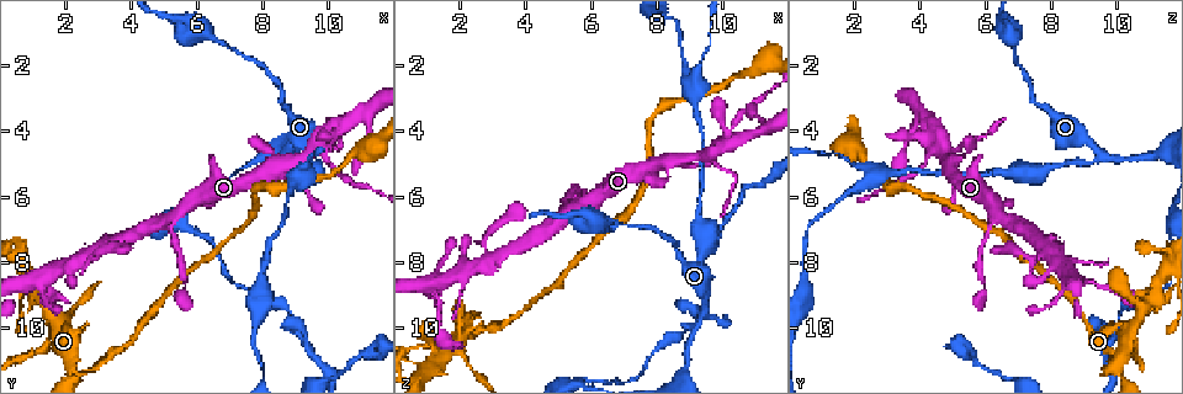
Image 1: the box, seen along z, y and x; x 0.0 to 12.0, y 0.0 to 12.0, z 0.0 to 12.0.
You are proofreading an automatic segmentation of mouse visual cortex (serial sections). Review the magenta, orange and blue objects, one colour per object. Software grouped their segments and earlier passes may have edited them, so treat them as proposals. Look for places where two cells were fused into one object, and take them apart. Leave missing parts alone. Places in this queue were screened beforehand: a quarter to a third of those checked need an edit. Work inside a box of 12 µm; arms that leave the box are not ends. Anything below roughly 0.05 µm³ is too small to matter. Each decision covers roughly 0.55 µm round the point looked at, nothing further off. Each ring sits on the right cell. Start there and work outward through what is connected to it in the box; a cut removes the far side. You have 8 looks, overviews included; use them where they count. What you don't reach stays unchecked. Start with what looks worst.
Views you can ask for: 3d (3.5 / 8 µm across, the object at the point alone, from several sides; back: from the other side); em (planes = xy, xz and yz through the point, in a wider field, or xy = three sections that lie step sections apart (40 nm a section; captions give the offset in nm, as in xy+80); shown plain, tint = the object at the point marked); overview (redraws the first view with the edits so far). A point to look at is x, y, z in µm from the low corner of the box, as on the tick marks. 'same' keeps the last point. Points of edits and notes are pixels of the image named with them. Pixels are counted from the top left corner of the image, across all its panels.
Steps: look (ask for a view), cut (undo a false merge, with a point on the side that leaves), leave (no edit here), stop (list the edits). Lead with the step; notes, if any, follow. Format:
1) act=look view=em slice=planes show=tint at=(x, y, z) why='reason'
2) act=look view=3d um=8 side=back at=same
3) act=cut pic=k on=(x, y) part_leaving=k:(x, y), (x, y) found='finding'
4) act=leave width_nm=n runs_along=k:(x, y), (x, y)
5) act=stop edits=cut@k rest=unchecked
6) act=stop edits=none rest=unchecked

act=look view=3d um=3.5 side=back at=(9.6, 4.5, 4.8) why='arms part here'

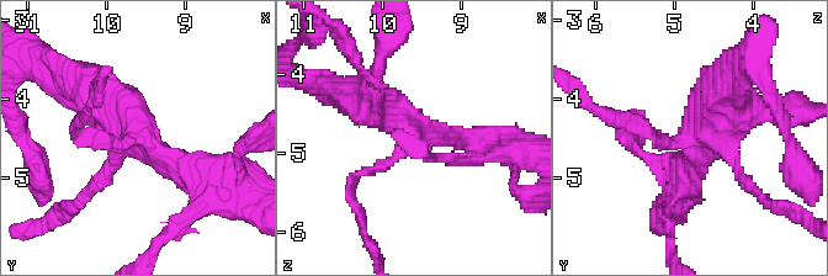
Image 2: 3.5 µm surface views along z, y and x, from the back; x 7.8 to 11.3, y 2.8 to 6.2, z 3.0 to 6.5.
act=look view=em slice=planes show=tint at=(9.50, 4.50, 4.80) why='shape alone is not enough'

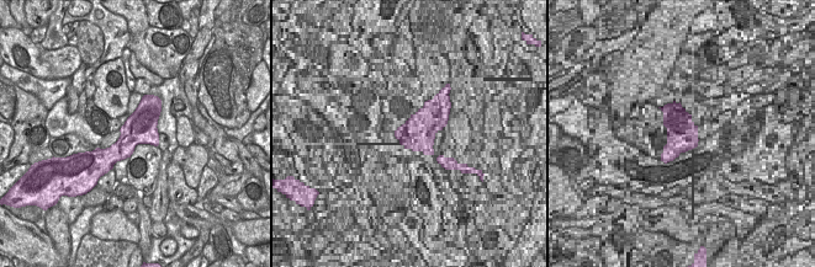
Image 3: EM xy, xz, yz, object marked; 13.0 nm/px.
act=leave width_nm=420 runs_along=2:(211, 182), (162, 155), (90, 88) found='continuous, no second cell'

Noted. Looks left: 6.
act=look view=3d um=8 side=back at=(9.4, 4.7, 9.5) why='branch point'

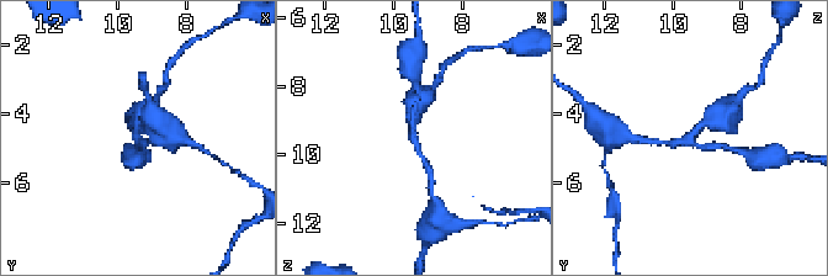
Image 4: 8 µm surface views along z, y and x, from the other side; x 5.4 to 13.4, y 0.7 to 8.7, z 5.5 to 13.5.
act=look view=em slice=xy step=1 show=tint at=(9.5, 4.7, 9.5) arms=3 arm_widths_nm=200,200,350 why='now the EM'

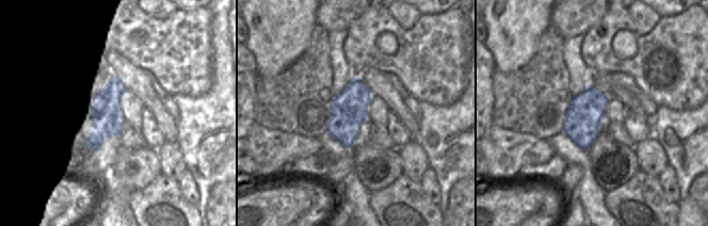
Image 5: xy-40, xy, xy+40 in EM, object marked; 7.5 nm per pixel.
act=leave width_nm=280 found='one cell here'

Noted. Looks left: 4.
act=look view=3d um=8 at=(2.1, 10.0, 10.4) why='sharp bend'

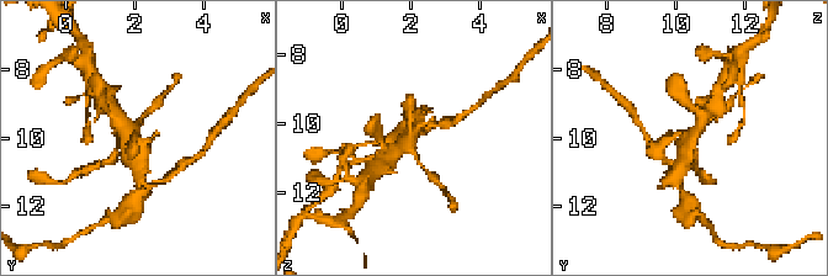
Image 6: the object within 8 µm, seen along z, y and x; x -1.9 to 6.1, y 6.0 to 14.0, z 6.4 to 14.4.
act=look view=3d um=3.5 at=(2.0, 10.0, 10.4) why='closer look'

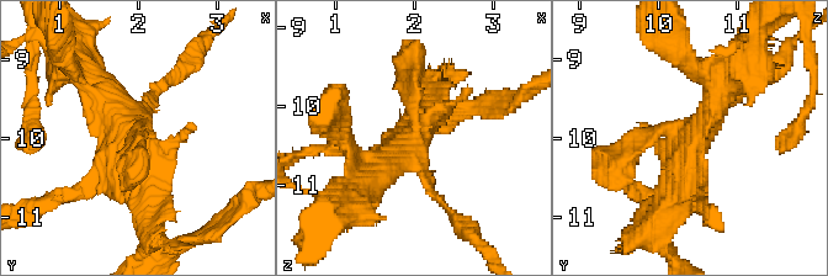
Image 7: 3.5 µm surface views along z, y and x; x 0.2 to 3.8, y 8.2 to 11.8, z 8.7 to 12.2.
act=leave runs_along=7:(629, 157), (657, 131), (691, 138), (732, 78) found='one cell here'

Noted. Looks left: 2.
act=stop edits=none rest=unchecked

